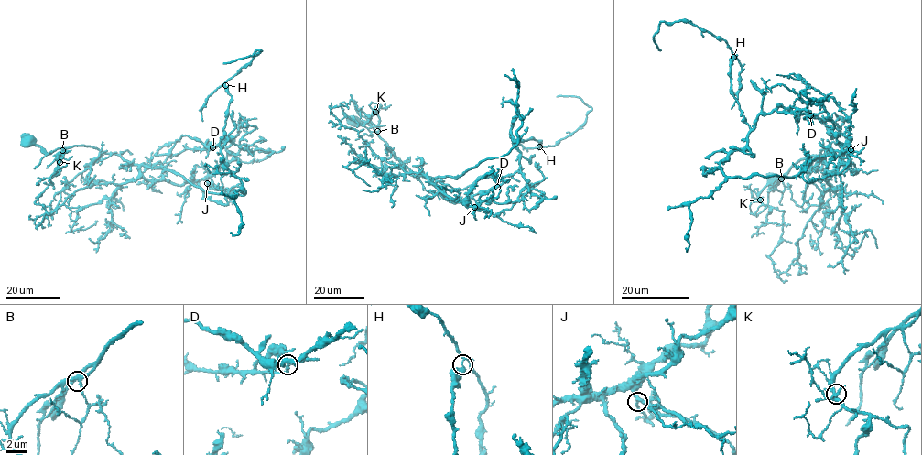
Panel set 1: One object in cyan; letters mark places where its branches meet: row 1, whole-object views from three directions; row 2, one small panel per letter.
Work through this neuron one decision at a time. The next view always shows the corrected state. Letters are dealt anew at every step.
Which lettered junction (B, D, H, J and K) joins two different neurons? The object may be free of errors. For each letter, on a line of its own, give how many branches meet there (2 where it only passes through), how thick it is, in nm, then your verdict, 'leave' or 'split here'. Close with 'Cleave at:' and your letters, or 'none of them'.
B: 3 branches meet; 200 nm thick; leave
D: 3 branches meet; 140 nm thick; leave
H: 3 branches meet; 140 nm thick; split here
J: 3 branches meet; 220 nm thick; leave
K: 3 branches meet; 140 nm thick; leave
Cleave at: H

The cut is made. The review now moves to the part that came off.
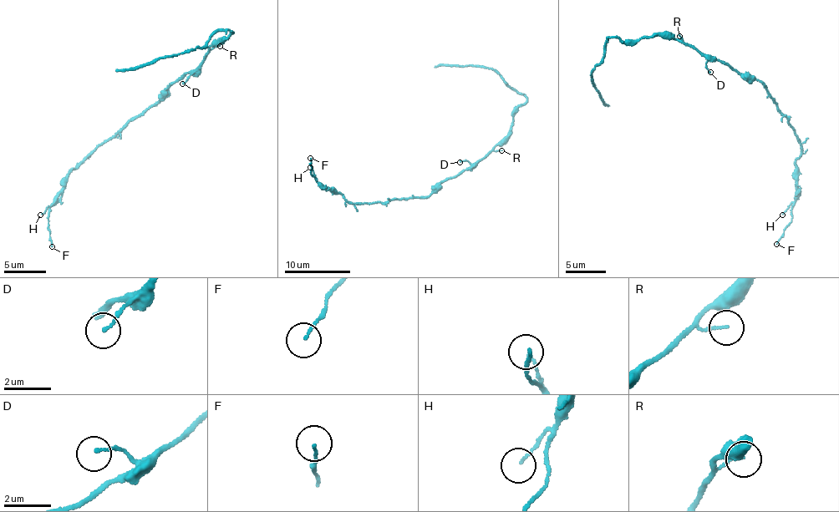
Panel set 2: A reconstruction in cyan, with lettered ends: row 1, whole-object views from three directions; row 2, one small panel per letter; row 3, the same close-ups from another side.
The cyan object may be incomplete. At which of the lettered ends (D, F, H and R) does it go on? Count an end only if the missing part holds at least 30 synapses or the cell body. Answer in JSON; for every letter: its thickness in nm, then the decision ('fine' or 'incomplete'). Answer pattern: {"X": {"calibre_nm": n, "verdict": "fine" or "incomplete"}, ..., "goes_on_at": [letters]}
{"D": {"calibre_nm": 120, "verdict": "fine"}, "F": {"calibre_nm": 90, "verdict": "fine"}, "H": {"calibre_nm": 90, "verdict": "fine"}, "R": {"calibre_nm": 110, "verdict": "fine"}, "goes_on_at": []}

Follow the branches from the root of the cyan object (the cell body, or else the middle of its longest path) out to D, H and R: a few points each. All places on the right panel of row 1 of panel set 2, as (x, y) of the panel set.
D: (725, 63), (709, 59), (706, 64), (710, 72)
H: (725, 63), (767, 89), (800, 145), (795, 163), (797, 193), (782, 215)
R: (725, 63), (703, 56), (679, 36)

